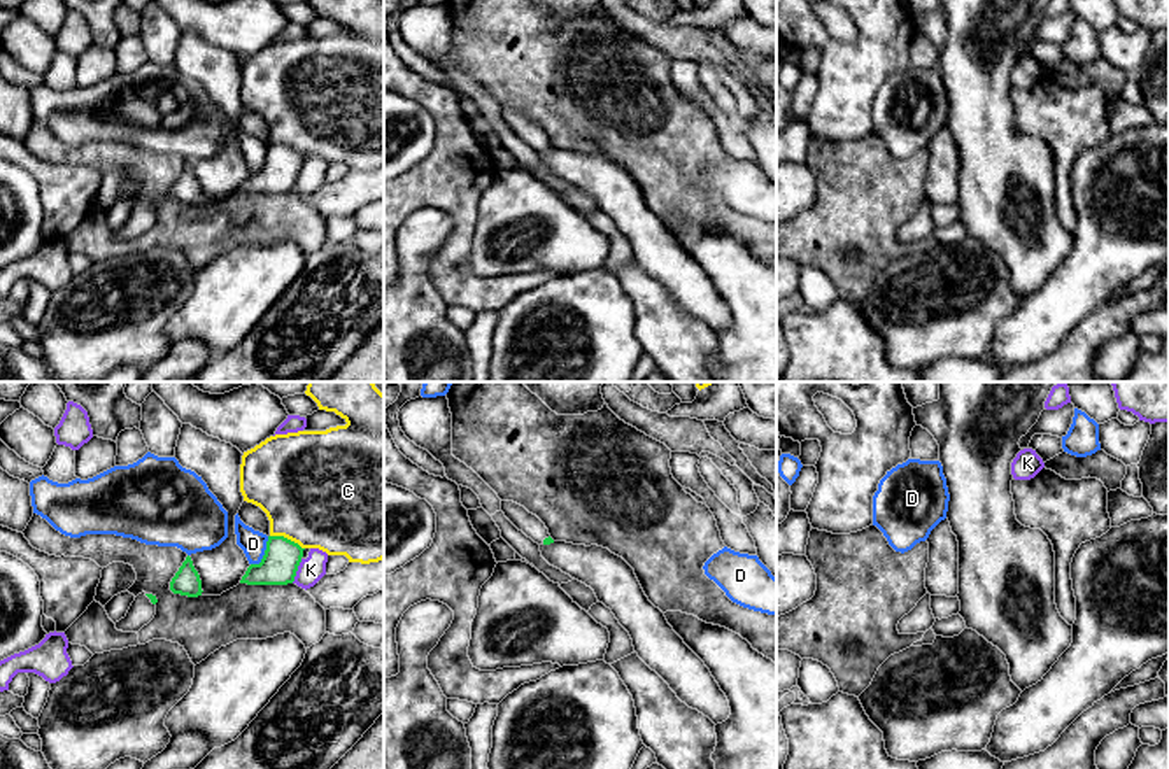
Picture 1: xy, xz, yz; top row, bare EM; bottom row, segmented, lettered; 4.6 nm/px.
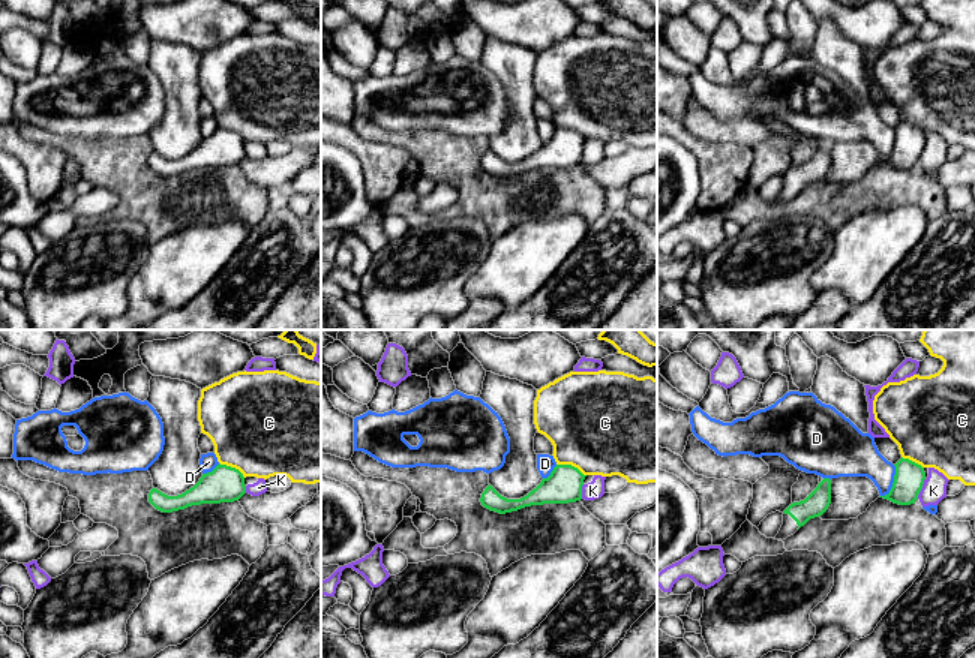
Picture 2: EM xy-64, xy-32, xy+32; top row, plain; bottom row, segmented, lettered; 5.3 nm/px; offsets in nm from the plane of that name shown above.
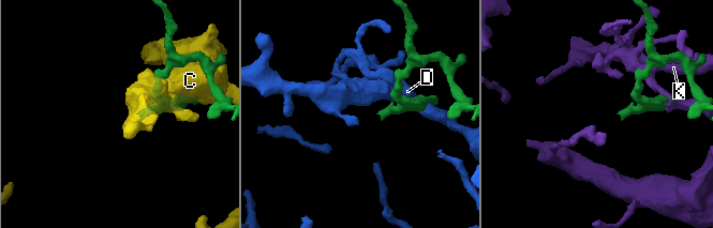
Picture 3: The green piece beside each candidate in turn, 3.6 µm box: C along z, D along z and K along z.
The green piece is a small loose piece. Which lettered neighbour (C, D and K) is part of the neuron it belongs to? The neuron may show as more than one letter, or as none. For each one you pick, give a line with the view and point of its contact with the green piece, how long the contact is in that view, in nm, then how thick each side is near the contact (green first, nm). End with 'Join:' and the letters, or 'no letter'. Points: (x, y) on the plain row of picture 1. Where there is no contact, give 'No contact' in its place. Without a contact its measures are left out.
Join: no letter

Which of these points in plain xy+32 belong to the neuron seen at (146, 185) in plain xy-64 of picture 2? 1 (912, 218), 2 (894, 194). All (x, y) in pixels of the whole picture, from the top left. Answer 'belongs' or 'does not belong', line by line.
1: does not belong
2: belongs

